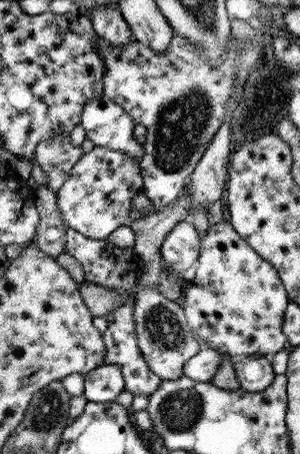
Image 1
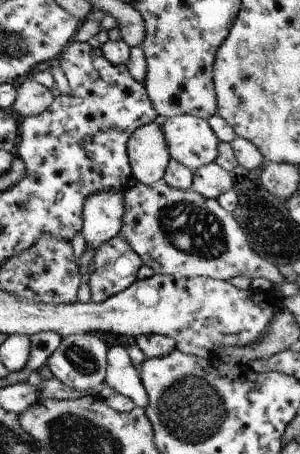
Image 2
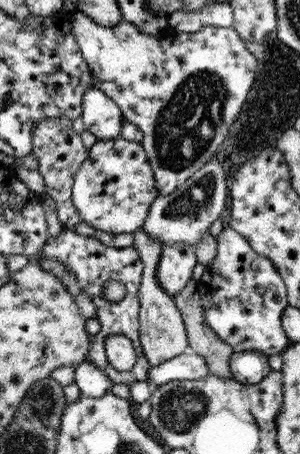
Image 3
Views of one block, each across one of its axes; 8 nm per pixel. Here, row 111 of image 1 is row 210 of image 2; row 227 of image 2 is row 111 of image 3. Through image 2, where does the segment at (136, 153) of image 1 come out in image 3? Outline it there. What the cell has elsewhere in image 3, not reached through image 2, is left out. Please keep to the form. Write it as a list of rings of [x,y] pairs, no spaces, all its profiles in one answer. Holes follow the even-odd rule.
[[[95,86],[85,92],[83,96],[83,114],[81,114],[83,126],[89,134],[97,138],[97,142],[109,142],[117,140],[121,136],[121,128],[125,124],[125,118],[119,110],[119,106],[107,98],[101,90]]]

